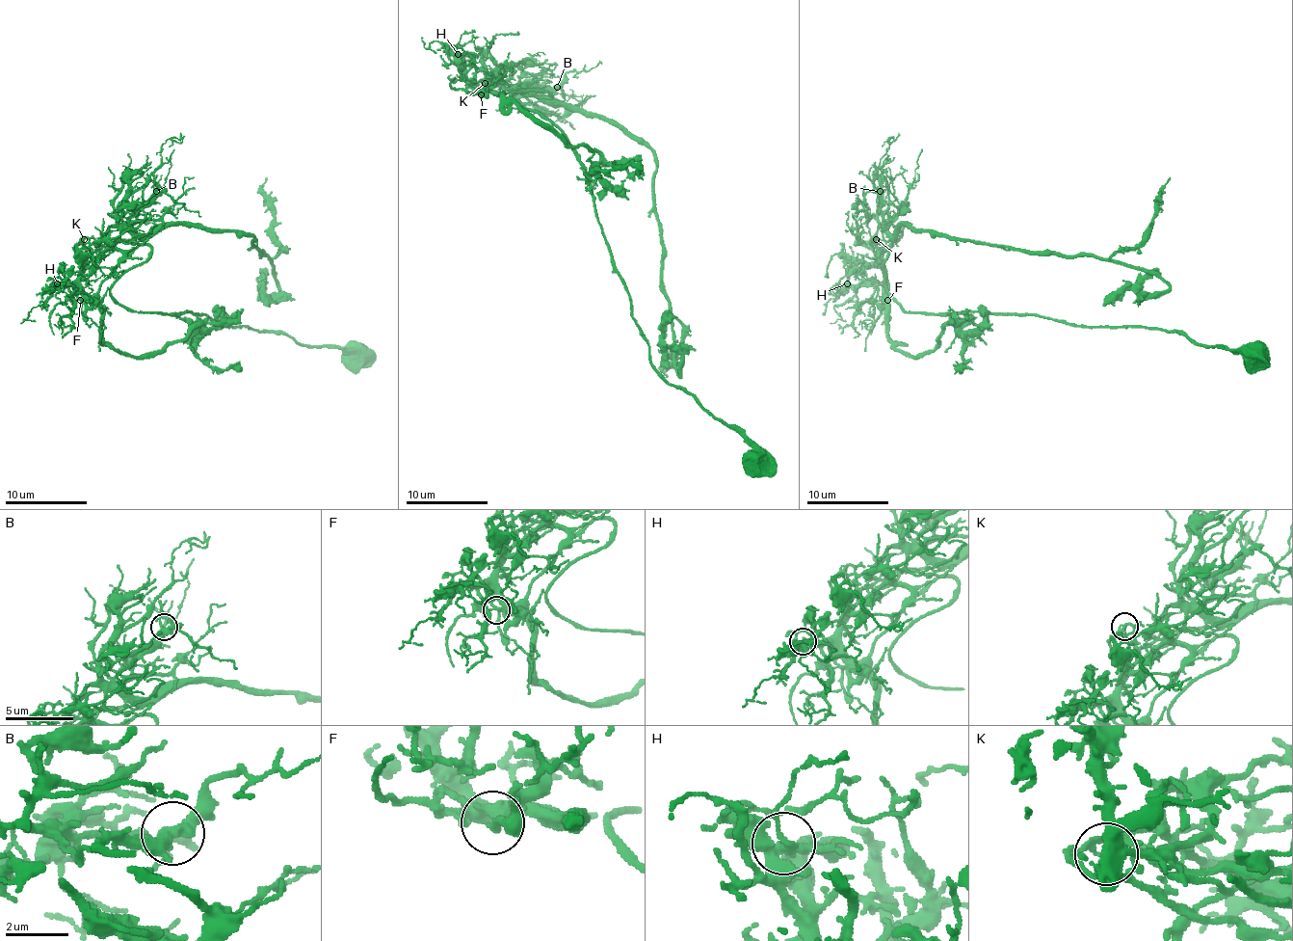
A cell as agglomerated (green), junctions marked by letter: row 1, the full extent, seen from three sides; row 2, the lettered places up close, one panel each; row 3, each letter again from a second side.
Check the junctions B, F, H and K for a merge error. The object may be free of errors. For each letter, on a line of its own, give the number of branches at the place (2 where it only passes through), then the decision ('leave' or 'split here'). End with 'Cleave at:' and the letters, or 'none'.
B: 4 | leave
F: 4 | leave
H: 4 | leave
K: 4 | split here
Cleave at: K

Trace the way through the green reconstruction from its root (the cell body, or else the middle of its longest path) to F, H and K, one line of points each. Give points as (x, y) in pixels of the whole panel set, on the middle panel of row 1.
F: (754, 465), (754, 448), (651, 362), (595, 212), (602, 156), (567, 147), (503, 94), (481, 94)
H: (754, 465), (754, 448), (651, 362), (595, 212), (602, 156), (567, 147), (503, 94), (481, 93), (458, 54)
K: (754, 465), (754, 448), (651, 362), (579, 154), (512, 96), (550, 94), (485, 82)

